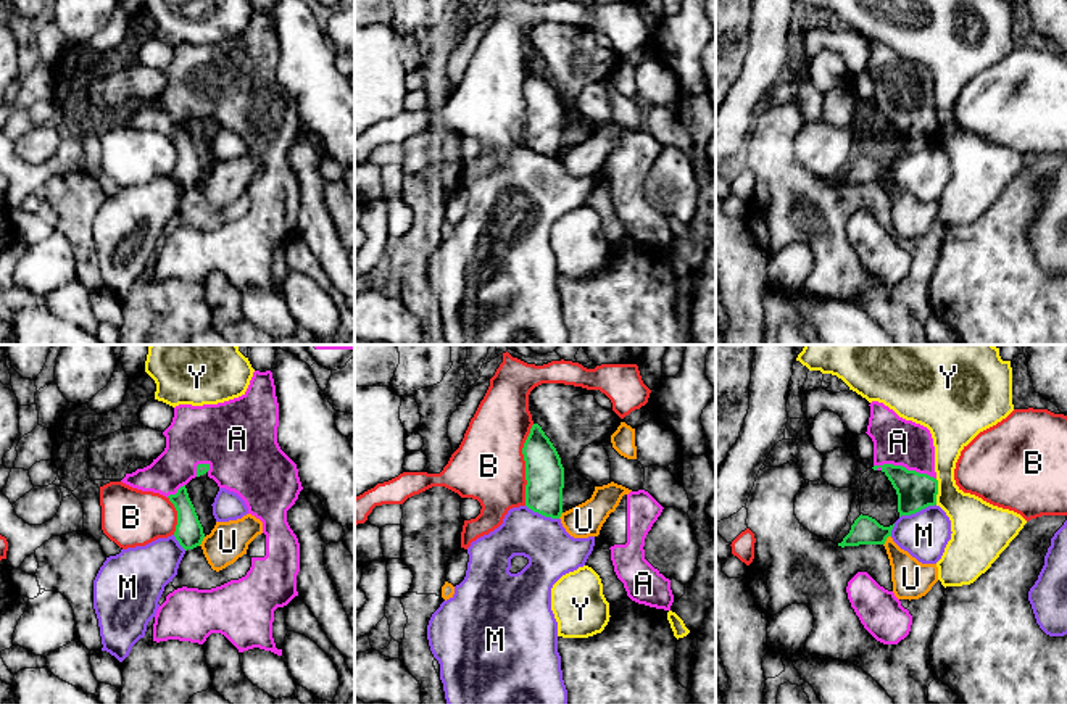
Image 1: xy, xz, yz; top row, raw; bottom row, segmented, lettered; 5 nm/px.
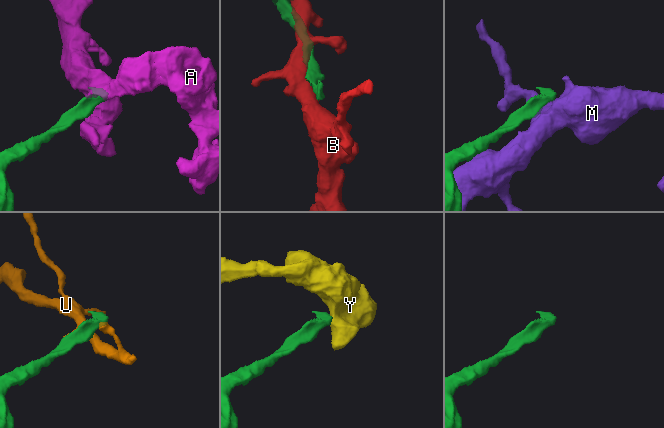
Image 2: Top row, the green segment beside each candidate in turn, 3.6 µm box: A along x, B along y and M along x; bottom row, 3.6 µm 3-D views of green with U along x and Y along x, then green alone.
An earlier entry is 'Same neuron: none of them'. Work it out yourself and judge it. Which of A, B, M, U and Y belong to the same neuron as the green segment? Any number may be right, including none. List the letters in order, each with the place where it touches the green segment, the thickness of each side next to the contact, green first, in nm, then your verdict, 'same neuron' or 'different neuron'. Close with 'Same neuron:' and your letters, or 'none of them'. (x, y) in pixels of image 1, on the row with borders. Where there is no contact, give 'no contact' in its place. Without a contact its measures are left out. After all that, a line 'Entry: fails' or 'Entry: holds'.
A: meets green in yz at (905, 467); 190 nm thick on the green side, 240 nm on the other; same neuron
B: meets green in xz at (526, 464); 190 nm thick on the green side, 360 nm on the other; different neuron
M: meets green in yz at (917, 511); 190 nm thick on the green side, 240 nm on the other; different neuron
U: meets green in yz at (885, 540); 140 nm thick on the green side, 190 nm on the other; different neuron
Y: meets green in yz at (937, 492); 190 nm thick on the green side, 260 nm on the other; different neuron
Same neuron: A
Entry: fails

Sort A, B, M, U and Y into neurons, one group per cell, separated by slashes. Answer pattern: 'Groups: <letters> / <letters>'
Groups: A / B / M / U / Y

